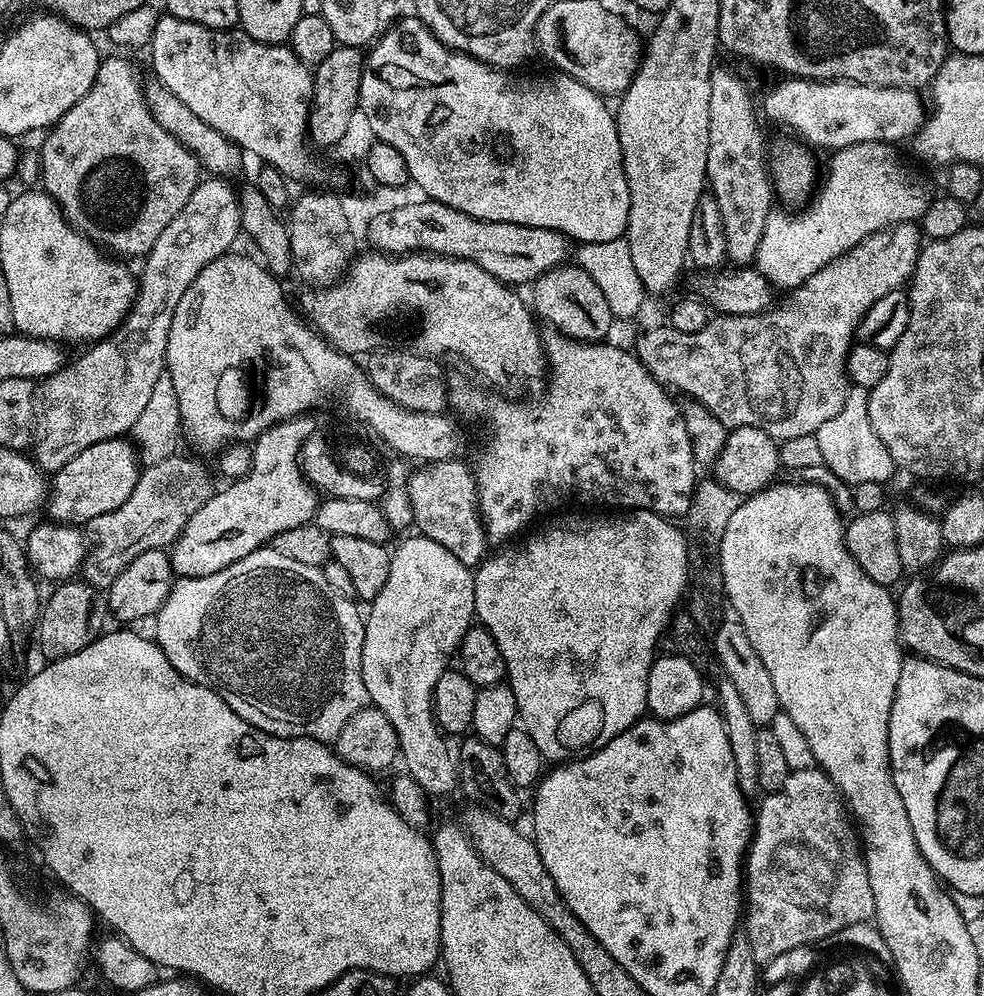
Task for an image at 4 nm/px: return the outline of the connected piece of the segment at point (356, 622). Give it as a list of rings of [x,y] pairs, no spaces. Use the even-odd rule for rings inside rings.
[[[265,546],[209,576],[185,576],[177,579],[166,602],[154,617],[154,639],[174,666],[174,670],[178,670],[185,680],[193,680],[196,684],[217,692],[226,702],[226,706],[230,706],[230,710],[234,710],[255,728],[261,728],[275,736],[308,736],[311,740],[335,742],[338,734],[342,734],[342,726],[346,726],[346,722],[350,722],[350,718],[354,718],[354,714],[358,714],[358,710],[362,710],[369,703],[368,691],[362,682],[365,617],[356,606],[356,600],[342,598],[342,594],[338,594],[338,590],[334,590],[334,586],[326,582],[321,569],[294,562],[294,558],[286,558],[286,554],[278,554],[278,550]]]

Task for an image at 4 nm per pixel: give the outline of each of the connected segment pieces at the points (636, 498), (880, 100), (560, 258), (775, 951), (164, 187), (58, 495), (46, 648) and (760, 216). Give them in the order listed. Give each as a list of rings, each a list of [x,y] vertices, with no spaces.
[[[552,330],[547,333],[543,337],[544,341],[544,355],[546,357],[547,364],[547,372],[546,372],[546,385],[548,384],[548,401],[545,404],[515,404],[512,400],[503,400],[503,395],[493,394],[491,391],[485,390],[483,387],[480,388],[455,388],[453,387],[450,392],[450,404],[454,409],[461,408],[464,412],[469,412],[472,416],[477,416],[480,420],[485,420],[488,423],[488,432],[492,437],[488,440],[488,449],[485,450],[484,453],[480,456],[480,461],[477,464],[474,464],[474,477],[476,480],[476,499],[480,505],[480,519],[484,521],[484,533],[487,534],[489,541],[496,542],[496,540],[504,540],[500,542],[508,542],[511,536],[519,537],[524,527],[527,526],[528,523],[531,522],[532,519],[535,518],[539,512],[548,512],[551,508],[560,508],[563,504],[605,504],[605,509],[608,510],[639,510],[641,512],[656,512],[659,516],[665,518],[677,518],[676,516],[684,516],[693,511],[693,492],[696,491],[697,483],[698,483],[698,475],[696,476],[696,472],[698,473],[698,465],[696,459],[694,458],[694,454],[690,450],[690,438],[686,434],[686,422],[684,421],[684,414],[681,408],[681,405],[678,403],[675,404],[674,401],[671,400],[673,397],[670,395],[669,389],[663,388],[661,384],[650,374],[650,370],[646,370],[646,366],[642,366],[642,362],[635,356],[631,351],[623,352],[622,349],[619,348],[616,344],[608,344],[609,342],[589,342],[586,340],[571,340],[570,337],[564,336],[558,331]]]
[[[799,78],[781,79],[781,84],[776,84],[764,96],[764,112],[762,108],[762,116],[768,120],[773,120],[776,124],[781,124],[784,128],[789,128],[791,135],[795,139],[811,146],[813,149],[828,148],[827,150],[835,150],[845,148],[846,146],[854,146],[858,142],[882,142],[893,146],[899,145],[899,140],[905,140],[924,124],[926,115],[926,100],[920,97],[921,93],[915,88],[899,88],[898,86],[870,86],[869,84],[859,84],[858,82],[850,82],[849,80],[801,80]]]
[[[437,200],[415,203],[414,206],[403,206],[396,210],[387,211],[386,214],[378,214],[369,224],[367,243],[375,251],[393,256],[403,256],[410,252],[435,252],[438,256],[457,256],[463,260],[472,260],[486,274],[498,278],[509,286],[531,285],[546,270],[556,268],[565,263],[570,256],[569,241],[561,232],[555,232],[549,228],[535,228],[534,226],[518,226],[510,222],[490,222],[479,220],[470,214],[462,214],[462,210],[454,210],[454,206],[446,206]]]
[[[816,766],[808,769],[789,771],[786,782],[782,782],[782,786],[778,791],[767,793],[763,799],[764,801],[761,802],[760,809],[755,809],[754,812],[754,831],[746,853],[746,924],[748,920],[746,935],[750,942],[750,950],[754,950],[754,958],[756,959],[757,965],[760,966],[767,964],[769,960],[778,958],[778,954],[786,954],[786,950],[794,950],[798,946],[816,946],[816,943],[818,943],[819,940],[824,940],[827,936],[828,939],[835,937],[837,932],[841,932],[846,926],[850,926],[851,924],[862,924],[871,921],[876,914],[876,907],[874,906],[874,890],[870,890],[870,874],[866,870],[866,862],[864,861],[862,844],[858,839],[857,829],[854,827],[853,821],[850,819],[850,813],[846,807],[846,801],[843,795],[838,791],[838,789],[836,789],[836,783],[828,777],[828,773],[820,771],[819,767]]]
[[[105,55],[101,59],[94,86],[45,136],[44,145],[38,148],[43,191],[55,200],[77,232],[116,258],[147,256],[158,242],[158,234],[178,218],[178,210],[190,202],[190,194],[202,183],[199,158],[158,124],[144,99],[140,76],[124,56]]]
[[[115,436],[109,440],[94,442],[94,446],[86,446],[82,454],[70,458],[70,462],[66,462],[66,466],[62,466],[51,477],[50,487],[46,492],[47,519],[58,524],[87,526],[94,518],[98,518],[98,514],[110,514],[110,510],[118,510],[118,506],[122,506],[122,502],[126,502],[130,494],[134,494],[134,486],[141,471],[141,457],[131,439]]]
[[[72,578],[67,582],[57,583],[53,588],[56,589],[49,596],[47,593],[38,617],[40,652],[48,662],[78,654],[78,650],[86,650],[90,642],[102,635],[106,628],[104,623],[110,620],[105,593],[93,584],[86,584],[80,578]]]
[[[713,67],[710,74],[710,150],[706,150],[706,174],[708,175],[706,184],[710,189],[710,195],[718,202],[718,210],[722,214],[722,226],[726,234],[726,250],[728,251],[727,259],[736,266],[748,266],[755,261],[756,251],[758,250],[758,242],[762,240],[762,229],[766,226],[766,218],[774,211],[774,189],[772,186],[772,178],[770,175],[770,164],[766,159],[766,144],[764,148],[764,136],[760,133],[760,126],[756,122],[758,120],[758,112],[752,109],[752,96],[748,93],[748,88],[744,85],[744,80],[732,68]]]

